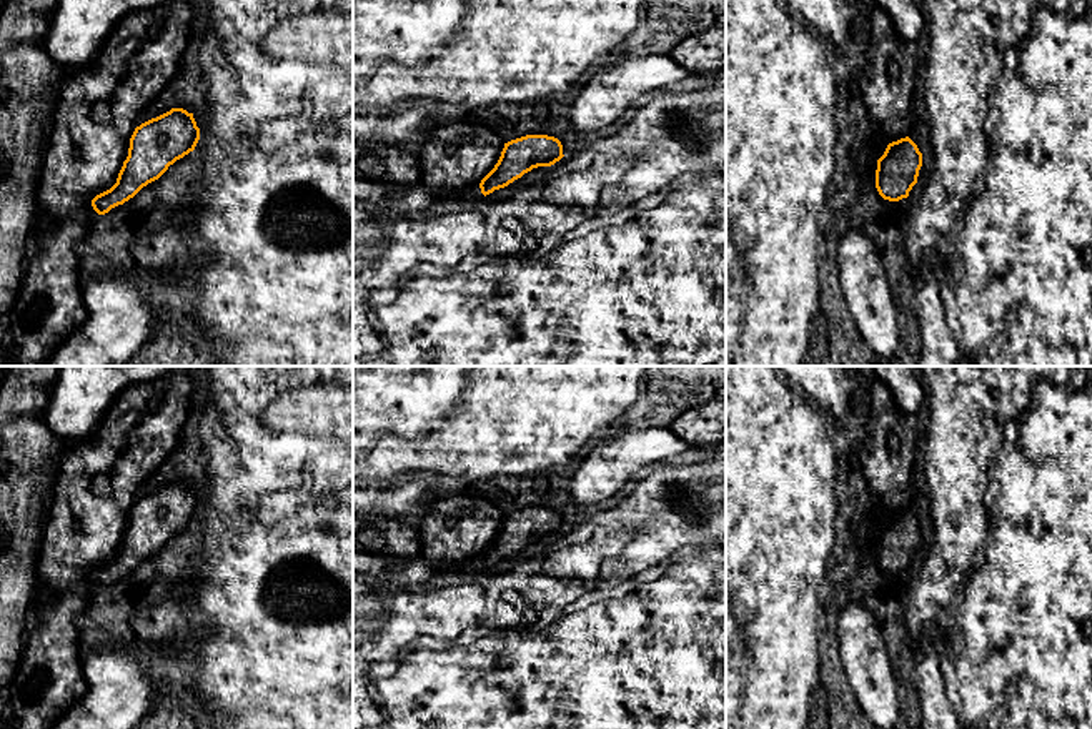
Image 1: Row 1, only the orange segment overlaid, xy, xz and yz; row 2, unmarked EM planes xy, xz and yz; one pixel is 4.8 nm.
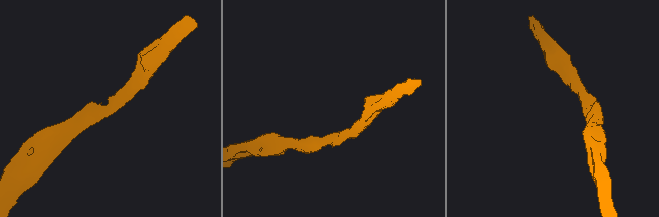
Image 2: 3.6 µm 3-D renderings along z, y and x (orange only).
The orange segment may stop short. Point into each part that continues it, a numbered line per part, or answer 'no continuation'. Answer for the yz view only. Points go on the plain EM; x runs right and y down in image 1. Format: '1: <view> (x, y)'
no continuation

